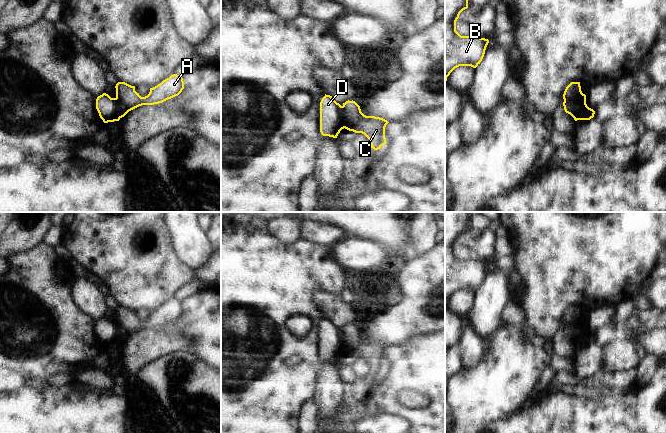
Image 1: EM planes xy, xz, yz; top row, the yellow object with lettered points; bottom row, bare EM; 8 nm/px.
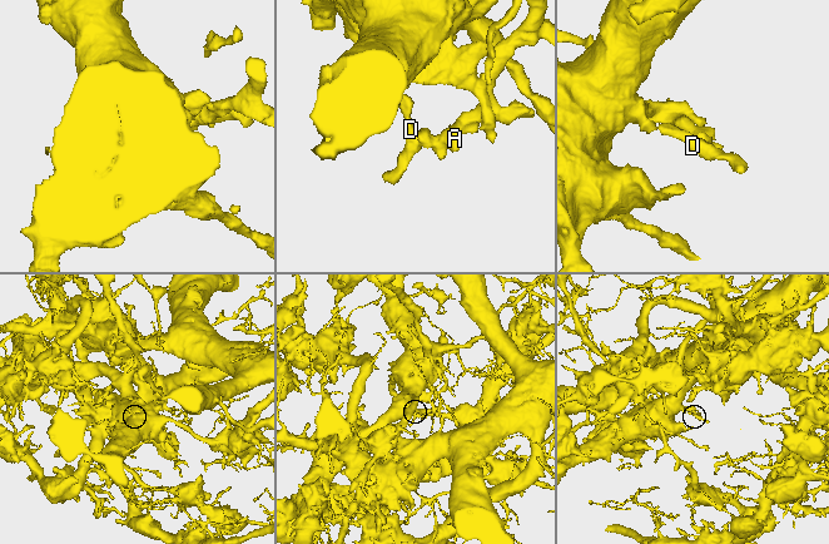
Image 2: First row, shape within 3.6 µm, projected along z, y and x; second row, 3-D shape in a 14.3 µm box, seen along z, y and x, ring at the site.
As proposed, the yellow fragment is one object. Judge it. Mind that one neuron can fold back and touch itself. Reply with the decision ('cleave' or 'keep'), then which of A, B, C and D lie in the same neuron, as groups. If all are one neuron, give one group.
cleave; groups A C / B D

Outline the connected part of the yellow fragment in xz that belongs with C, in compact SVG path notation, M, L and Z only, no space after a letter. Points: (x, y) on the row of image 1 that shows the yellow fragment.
M353 100L343 103L342 116L344 128L364 134L374 150L378 150L386 144L385 127L389 123L387 120L364 115L360 106Z

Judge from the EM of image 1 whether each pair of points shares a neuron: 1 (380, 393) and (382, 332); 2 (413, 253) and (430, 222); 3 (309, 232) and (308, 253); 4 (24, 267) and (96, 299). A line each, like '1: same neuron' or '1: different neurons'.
1: different neurons
2: same neuron
3: different neurons
4: different neurons

